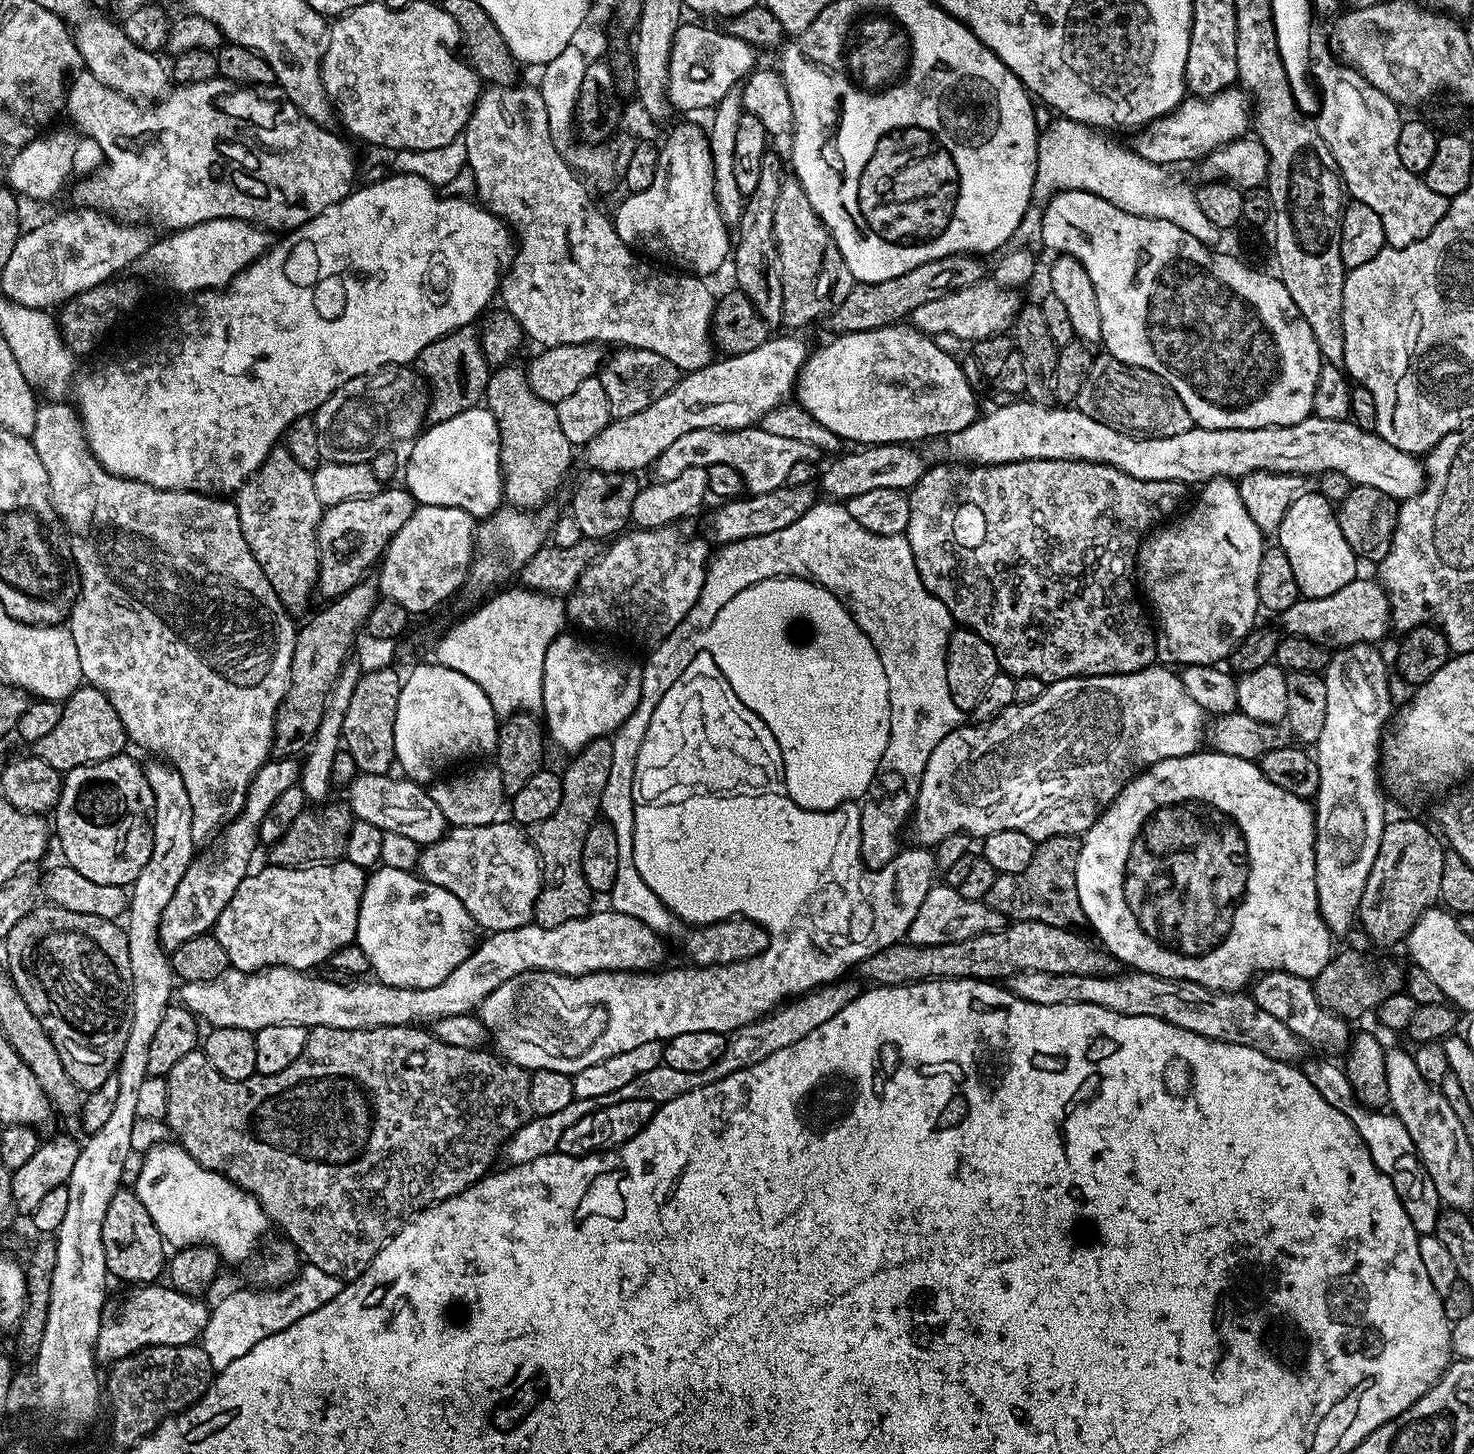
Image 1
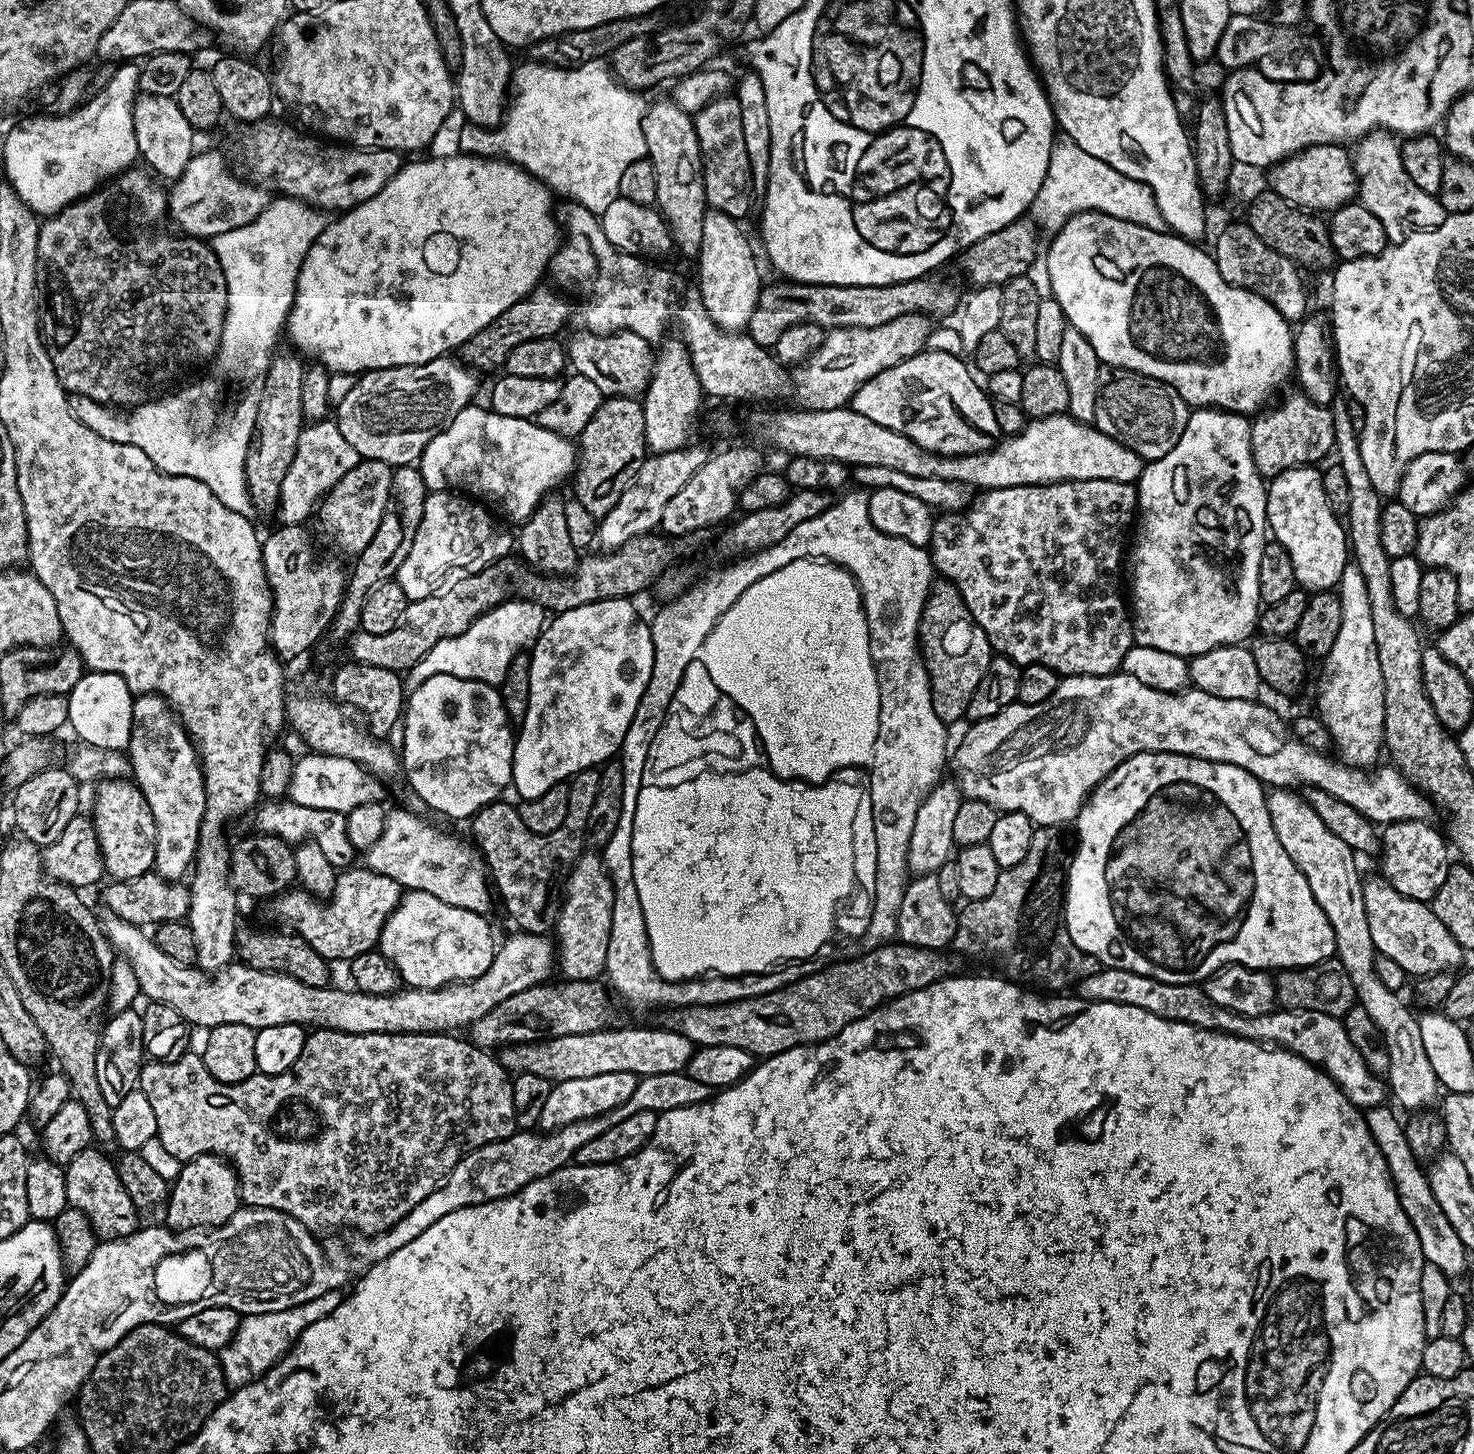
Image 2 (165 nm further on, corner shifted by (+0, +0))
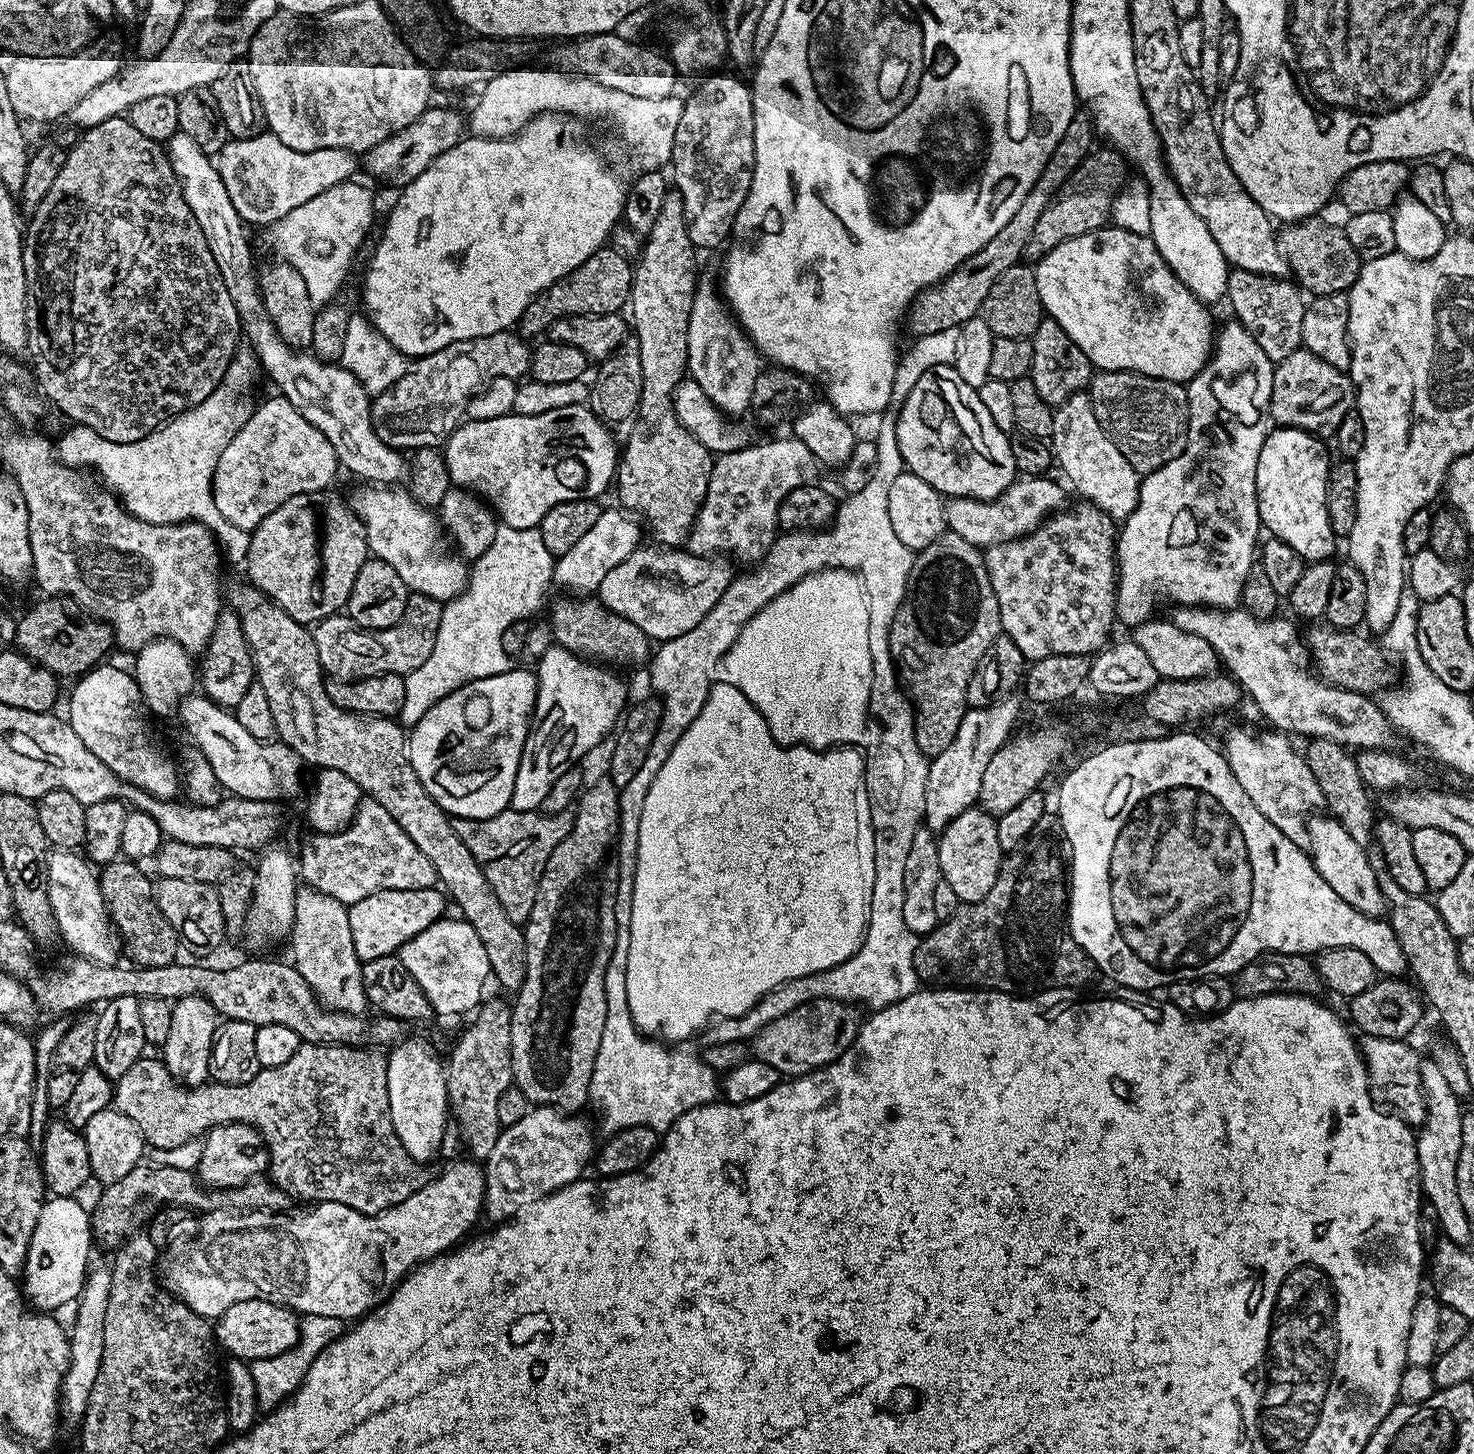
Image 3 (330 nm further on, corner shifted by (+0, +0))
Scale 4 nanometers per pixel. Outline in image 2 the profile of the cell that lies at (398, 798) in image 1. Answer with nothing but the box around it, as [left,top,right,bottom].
[287,754,385,814]

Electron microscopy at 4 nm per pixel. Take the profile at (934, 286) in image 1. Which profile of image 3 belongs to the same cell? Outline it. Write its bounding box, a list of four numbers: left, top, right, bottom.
[1026,146,1126,262]

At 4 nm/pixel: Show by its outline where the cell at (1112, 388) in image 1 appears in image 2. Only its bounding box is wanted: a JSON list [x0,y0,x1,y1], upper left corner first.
[1094,366,1190,462]

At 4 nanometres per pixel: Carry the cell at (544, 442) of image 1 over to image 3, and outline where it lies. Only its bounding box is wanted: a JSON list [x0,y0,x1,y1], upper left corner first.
[552,598,650,666]

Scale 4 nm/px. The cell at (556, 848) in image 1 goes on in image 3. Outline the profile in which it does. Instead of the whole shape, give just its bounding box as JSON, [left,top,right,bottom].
[452,807,575,926]

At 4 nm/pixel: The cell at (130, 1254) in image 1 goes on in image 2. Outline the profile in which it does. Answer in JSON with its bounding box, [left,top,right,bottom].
[64,1147,138,1241]

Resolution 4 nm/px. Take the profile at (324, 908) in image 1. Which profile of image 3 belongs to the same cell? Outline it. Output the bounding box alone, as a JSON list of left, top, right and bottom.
[348,887,446,962]

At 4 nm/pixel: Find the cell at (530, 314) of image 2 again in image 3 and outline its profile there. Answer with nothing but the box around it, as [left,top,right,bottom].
[519,246,634,338]

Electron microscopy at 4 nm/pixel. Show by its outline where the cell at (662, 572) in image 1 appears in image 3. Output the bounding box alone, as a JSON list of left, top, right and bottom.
[555,507,641,593]

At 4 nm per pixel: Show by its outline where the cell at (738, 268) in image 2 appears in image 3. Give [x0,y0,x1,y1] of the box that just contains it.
[687,279,762,418]

